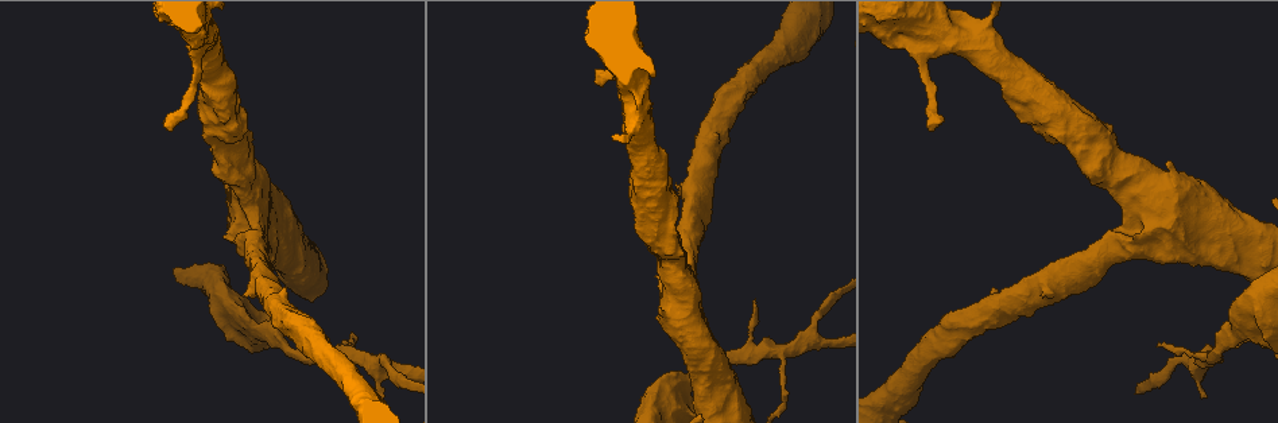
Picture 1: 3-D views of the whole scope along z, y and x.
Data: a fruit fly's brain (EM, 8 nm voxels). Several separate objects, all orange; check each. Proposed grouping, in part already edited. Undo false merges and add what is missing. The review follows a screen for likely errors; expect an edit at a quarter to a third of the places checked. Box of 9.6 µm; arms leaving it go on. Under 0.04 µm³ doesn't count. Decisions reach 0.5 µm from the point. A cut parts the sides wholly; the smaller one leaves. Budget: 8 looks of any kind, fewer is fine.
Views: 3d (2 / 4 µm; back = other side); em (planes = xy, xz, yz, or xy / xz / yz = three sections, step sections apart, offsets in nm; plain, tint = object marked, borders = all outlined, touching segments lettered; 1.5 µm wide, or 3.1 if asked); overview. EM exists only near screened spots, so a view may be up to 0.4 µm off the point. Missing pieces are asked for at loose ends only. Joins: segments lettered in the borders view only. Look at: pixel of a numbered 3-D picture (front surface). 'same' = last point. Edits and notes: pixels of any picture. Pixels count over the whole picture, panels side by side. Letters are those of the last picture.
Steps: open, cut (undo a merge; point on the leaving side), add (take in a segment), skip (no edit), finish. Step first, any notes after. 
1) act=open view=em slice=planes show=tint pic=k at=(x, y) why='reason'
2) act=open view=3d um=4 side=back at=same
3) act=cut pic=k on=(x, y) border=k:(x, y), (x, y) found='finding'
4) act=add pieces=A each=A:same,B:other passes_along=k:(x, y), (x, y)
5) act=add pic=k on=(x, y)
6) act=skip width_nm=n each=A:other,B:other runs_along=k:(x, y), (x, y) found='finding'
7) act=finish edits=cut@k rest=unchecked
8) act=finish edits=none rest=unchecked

act=open view=em slice=planes show=borders pic=1 at=(595, 69) why='branch stops here'

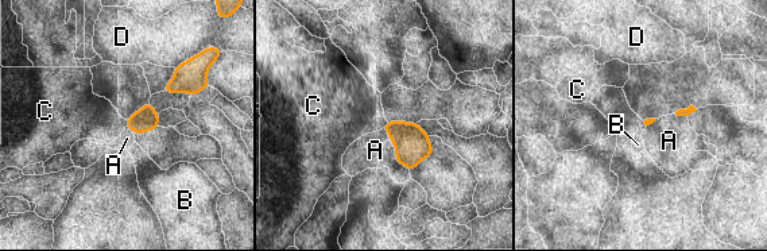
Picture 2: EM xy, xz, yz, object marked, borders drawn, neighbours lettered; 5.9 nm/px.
act=add pieces=A longest_contact=A:300nm each=A:same,B:other,C:other,D:other passes_along=2:(411, 143), (396, 151), (375, 150) found='it goes on there'

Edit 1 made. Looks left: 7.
act=open view=overview

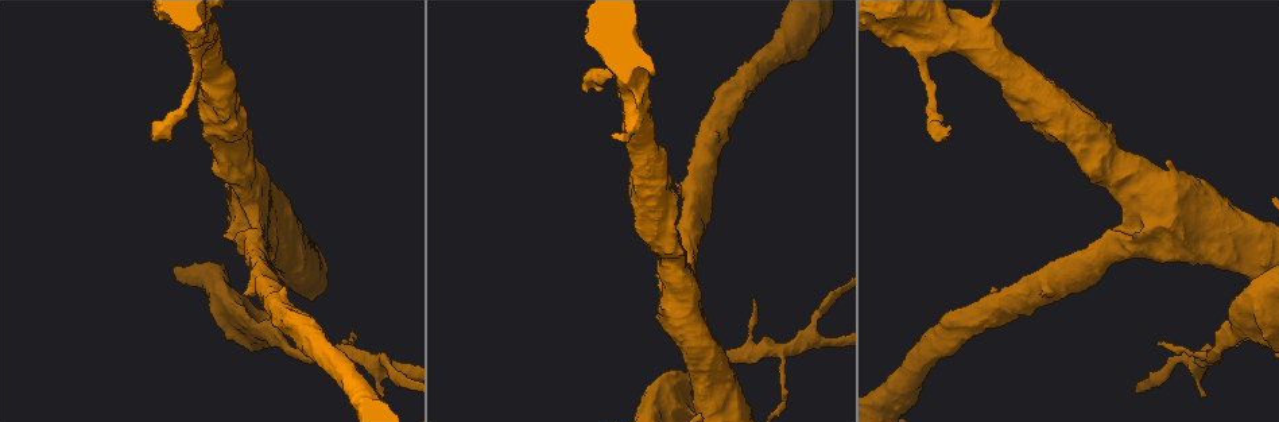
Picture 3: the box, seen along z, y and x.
act=open view=em slice=planes show=plain pic=3 at=(1204, 395)

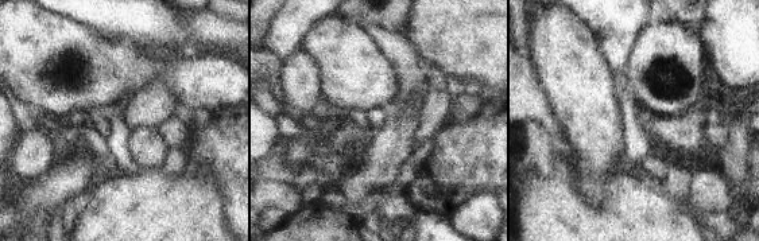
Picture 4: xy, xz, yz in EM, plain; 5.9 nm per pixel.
act=open view=em slice=planes show=borders at=same why='see the neighbours'

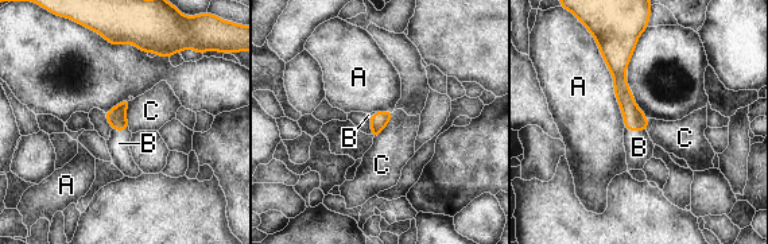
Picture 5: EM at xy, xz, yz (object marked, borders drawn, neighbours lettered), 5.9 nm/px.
act=add pieces=B longest_contact=A:550nm each=A:other,B:same,C:other passes_along=5:(635, 119), (635, 130), (639, 147) found='it goes on there'

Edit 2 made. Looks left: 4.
act=open view=3d um=4 pic=3 at=(1265, 273)

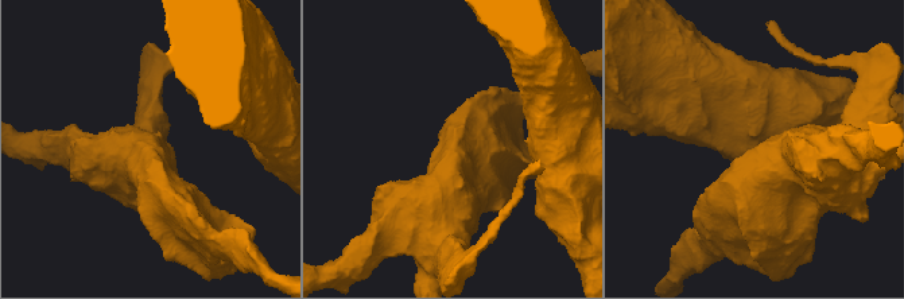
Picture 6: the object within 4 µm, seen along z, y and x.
act=open view=em slice=planes show=borders pic=6 at=(452, 147) why='need the tissue'

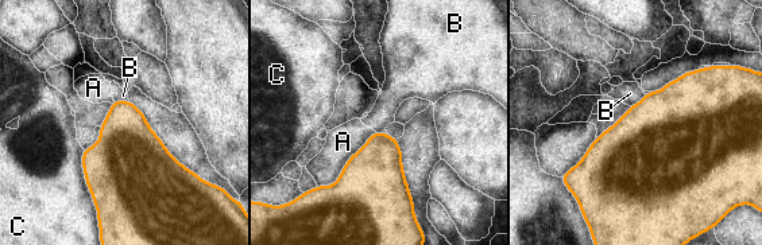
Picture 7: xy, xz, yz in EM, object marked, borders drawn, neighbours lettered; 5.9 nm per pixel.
act=skip each=A:other,B:other,C:other border=7:(82, 150), (82, 172), (101, 244) found='none of them fits'

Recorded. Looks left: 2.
act=finish edits=add@2,add@5 rest=unchecked

